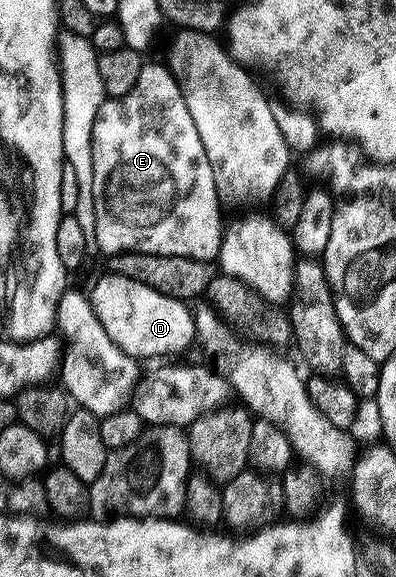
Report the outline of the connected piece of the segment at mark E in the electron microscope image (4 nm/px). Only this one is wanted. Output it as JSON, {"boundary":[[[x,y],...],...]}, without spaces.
{"boundary":[[[144,62],[141,77],[137,77],[137,85],[125,93],[120,99],[104,98],[101,109],[93,121],[91,134],[93,149],[93,201],[95,202],[95,234],[93,243],[104,251],[104,256],[120,255],[123,251],[140,251],[141,253],[157,253],[158,255],[176,255],[193,259],[218,260],[219,246],[223,243],[225,222],[219,216],[219,194],[215,171],[211,168],[209,157],[205,157],[205,145],[201,145],[201,137],[197,133],[197,125],[193,125],[193,117],[189,113],[189,105],[183,96],[183,88],[179,80],[174,78],[166,66],[159,63]]]}

